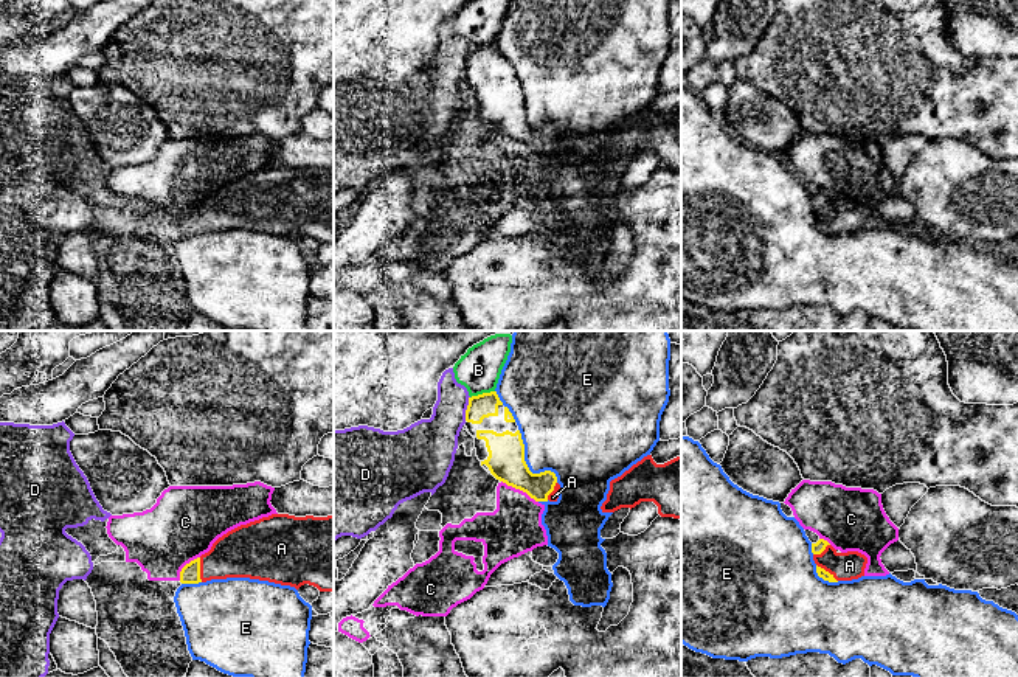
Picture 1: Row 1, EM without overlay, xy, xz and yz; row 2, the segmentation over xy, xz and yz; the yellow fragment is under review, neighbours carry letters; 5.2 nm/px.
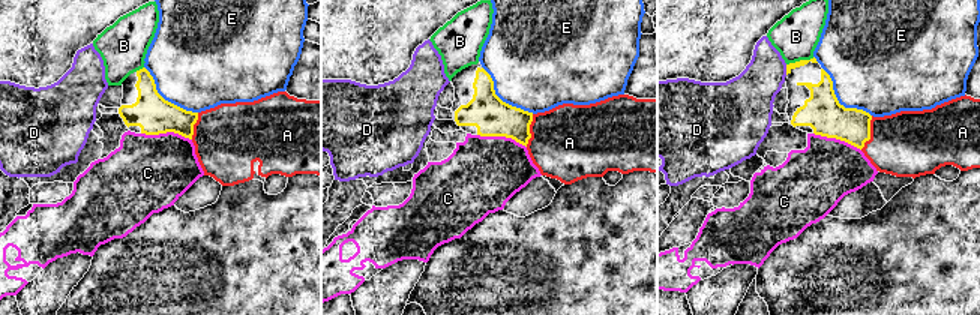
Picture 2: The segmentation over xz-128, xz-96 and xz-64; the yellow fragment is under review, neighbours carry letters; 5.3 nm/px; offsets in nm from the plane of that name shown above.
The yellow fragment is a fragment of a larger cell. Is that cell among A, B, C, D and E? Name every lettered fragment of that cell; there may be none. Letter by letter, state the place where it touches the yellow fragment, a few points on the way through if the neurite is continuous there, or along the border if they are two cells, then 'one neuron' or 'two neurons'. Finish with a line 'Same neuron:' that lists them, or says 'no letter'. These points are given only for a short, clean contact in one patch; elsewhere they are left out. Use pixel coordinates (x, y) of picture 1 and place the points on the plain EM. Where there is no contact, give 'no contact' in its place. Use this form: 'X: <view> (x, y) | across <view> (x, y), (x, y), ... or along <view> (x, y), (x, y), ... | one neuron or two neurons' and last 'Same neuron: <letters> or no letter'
A: xy (199, 222) | across xy (190, 225), (199, 222), (242, 204) | one neuron
B: xz (483, 45) | two neurons
C: xz (520, 142) | along xz (502, 132), (525, 143), (537, 154) | two neurons
D: xz (467, 61) | along xz (469, 48), (464, 72) | two neurons
E: xz (526, 118) | two neurons
Same neuron: A

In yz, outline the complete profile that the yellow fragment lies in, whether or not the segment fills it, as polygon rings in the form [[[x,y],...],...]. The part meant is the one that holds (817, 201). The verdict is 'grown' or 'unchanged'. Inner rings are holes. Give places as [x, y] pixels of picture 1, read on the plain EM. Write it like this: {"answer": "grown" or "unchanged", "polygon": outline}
{"answer": "grown", "polygon": [[[827,193],[812,196],[819,230],[829,234],[852,233],[864,228],[867,210],[858,203],[838,205]]]}

